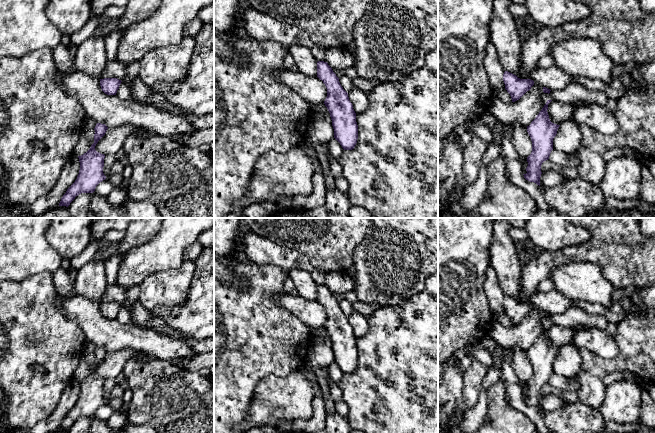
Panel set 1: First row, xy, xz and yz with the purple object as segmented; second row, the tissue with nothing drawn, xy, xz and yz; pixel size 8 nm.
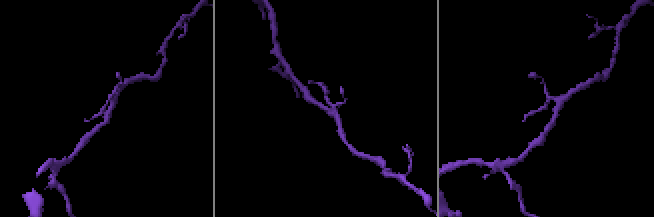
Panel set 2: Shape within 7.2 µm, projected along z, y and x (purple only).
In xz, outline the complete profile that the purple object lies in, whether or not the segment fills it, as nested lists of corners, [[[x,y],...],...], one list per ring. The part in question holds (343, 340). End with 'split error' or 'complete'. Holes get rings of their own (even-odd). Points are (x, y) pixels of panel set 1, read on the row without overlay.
[[[317,286],[317,301],[327,312],[324,328],[330,337],[334,362],[344,374],[352,374],[358,363],[358,349],[348,317],[343,313],[339,302],[327,286]]]; complete

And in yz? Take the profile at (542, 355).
[[[547,324],[546,328],[536,340],[536,342],[527,350],[527,356],[532,365],[532,376],[527,381],[527,397],[524,402],[540,410],[541,389],[549,383],[553,374],[553,363],[557,358],[560,349],[550,345],[548,339],[548,328],[552,324]]]; complete

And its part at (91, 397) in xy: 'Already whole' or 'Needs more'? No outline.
Already whole

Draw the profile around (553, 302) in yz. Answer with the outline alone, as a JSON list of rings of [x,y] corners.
[[[555,289],[549,292],[535,292],[530,298],[530,303],[550,314],[562,314],[573,306],[571,299],[564,297]]]

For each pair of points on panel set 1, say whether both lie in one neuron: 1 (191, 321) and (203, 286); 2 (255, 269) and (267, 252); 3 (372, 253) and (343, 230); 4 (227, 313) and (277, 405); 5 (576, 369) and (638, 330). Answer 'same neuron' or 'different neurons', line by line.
1: same neuron
2: different neurons
3: different neurons
4: different neurons
5: different neurons

